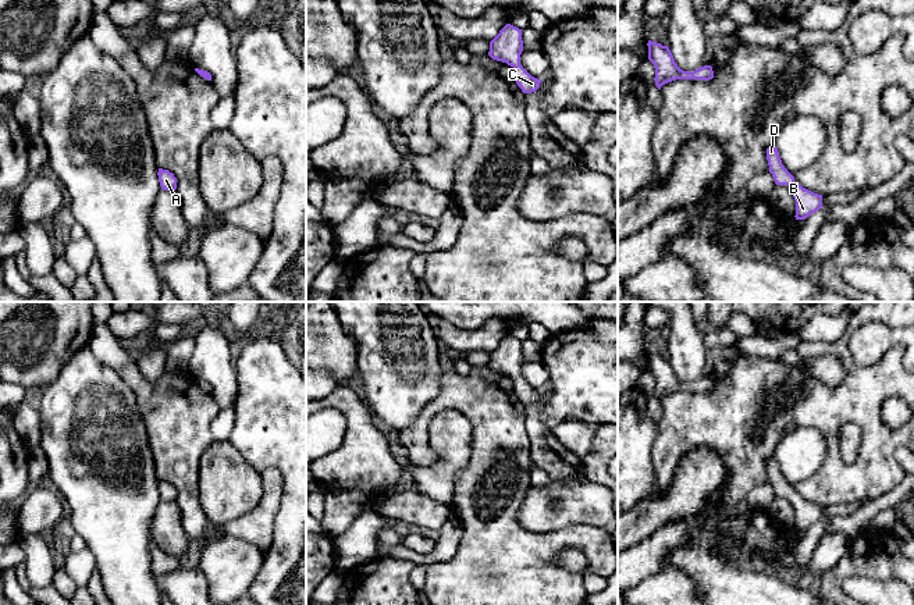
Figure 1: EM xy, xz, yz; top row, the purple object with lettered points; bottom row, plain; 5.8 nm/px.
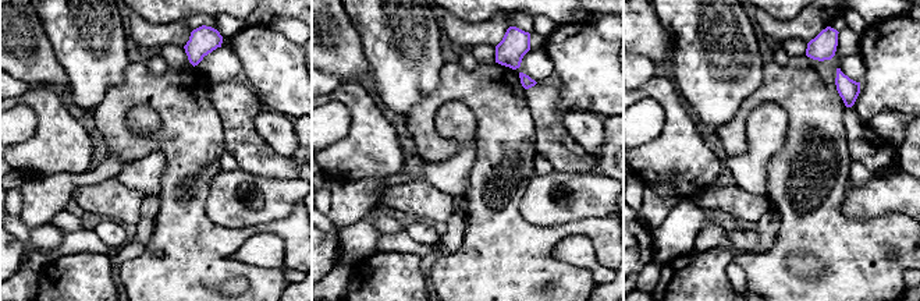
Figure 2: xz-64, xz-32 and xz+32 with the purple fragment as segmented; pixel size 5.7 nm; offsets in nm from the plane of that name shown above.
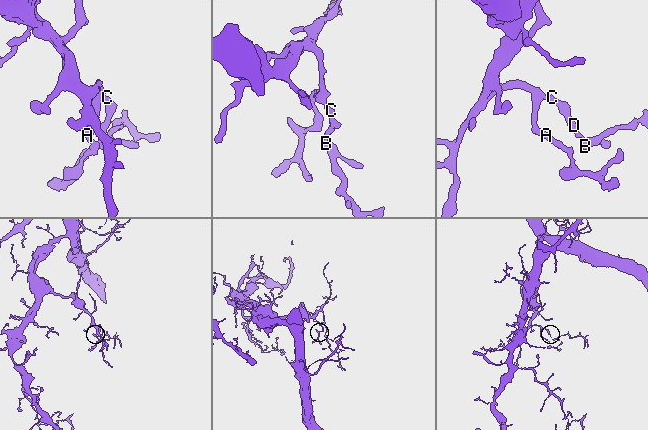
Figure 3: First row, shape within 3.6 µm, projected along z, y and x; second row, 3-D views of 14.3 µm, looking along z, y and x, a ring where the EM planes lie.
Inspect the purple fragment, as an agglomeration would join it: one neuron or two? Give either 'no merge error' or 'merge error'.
no merge error

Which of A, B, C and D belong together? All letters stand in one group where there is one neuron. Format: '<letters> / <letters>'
A B C D

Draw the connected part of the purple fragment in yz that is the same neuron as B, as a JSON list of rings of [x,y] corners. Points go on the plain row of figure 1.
[[[775,456],[767,460],[769,484],[776,497],[789,497],[796,512],[796,531],[804,531],[822,519],[822,506],[814,505],[794,492],[794,488],[785,480]]]

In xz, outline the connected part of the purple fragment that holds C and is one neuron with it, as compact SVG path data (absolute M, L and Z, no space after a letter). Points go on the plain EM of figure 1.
M506 335L499 345L490 353L488 367L497 373L506 374L513 380L515 392L523 405L536 403L541 391L531 388L520 377L523 363L522 341Z

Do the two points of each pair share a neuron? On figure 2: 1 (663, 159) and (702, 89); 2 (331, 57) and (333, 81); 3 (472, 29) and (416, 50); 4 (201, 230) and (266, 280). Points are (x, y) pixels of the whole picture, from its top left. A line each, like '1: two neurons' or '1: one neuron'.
1: two neurons
2: two neurons
3: two neurons
4: one neuron

